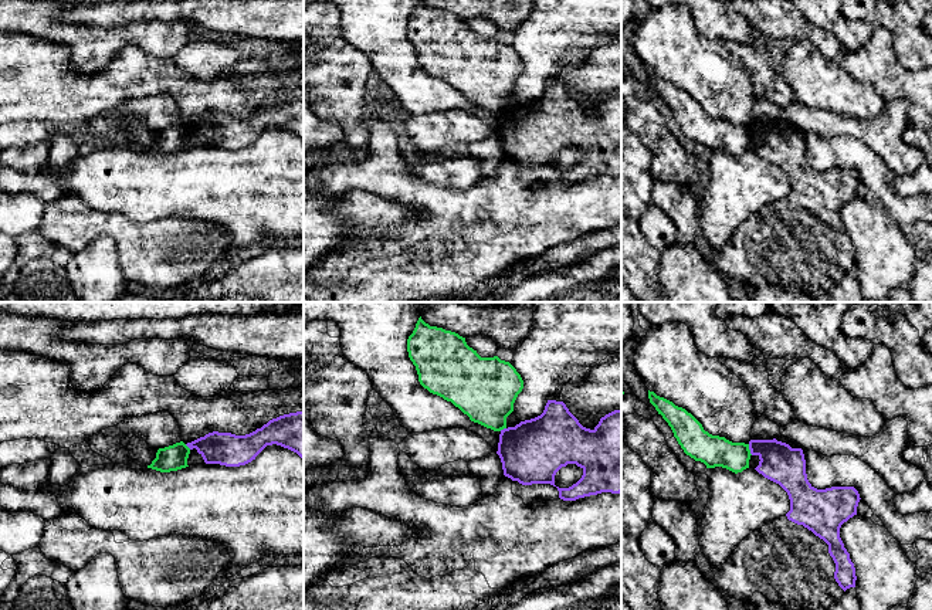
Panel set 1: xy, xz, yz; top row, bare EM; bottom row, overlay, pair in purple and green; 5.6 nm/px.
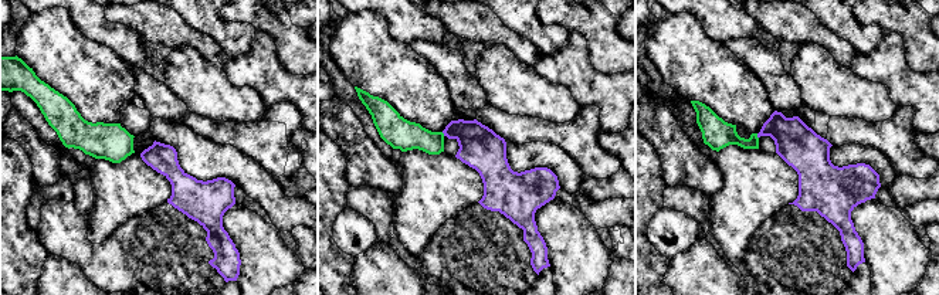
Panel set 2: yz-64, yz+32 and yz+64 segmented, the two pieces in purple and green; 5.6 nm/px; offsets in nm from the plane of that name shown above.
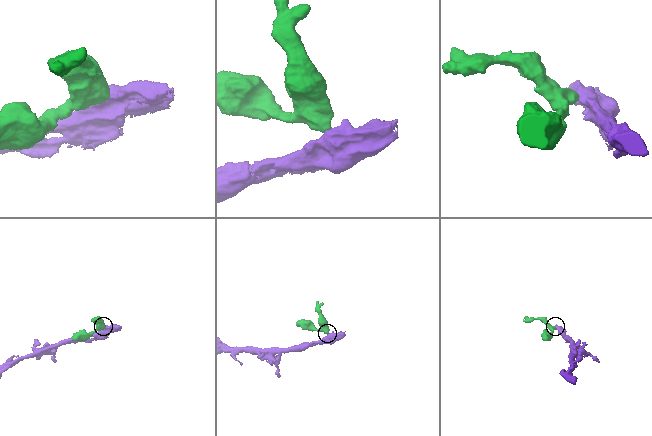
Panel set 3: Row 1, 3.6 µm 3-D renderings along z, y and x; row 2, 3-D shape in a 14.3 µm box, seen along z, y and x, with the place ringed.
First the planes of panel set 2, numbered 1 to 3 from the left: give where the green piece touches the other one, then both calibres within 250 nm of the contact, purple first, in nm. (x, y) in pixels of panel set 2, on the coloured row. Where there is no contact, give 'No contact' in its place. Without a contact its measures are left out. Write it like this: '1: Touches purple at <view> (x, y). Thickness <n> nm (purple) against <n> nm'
1: No contact
2: Touches purple at yz+32 (443, 132). Thickness 240 nm (purple) against 180 nm
3: Touches purple at yz+64 (758, 136). Thickness 240 nm (purple) against 170 nm

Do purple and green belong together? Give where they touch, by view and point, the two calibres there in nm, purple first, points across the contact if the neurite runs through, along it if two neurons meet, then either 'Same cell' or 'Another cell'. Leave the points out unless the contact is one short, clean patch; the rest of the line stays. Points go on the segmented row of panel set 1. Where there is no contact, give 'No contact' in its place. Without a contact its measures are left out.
Touches purple at yz (749, 448). Thickness 220 nm (purple) against 180 nm. Boundary: yz (748, 444), (752, 454). Another cell

